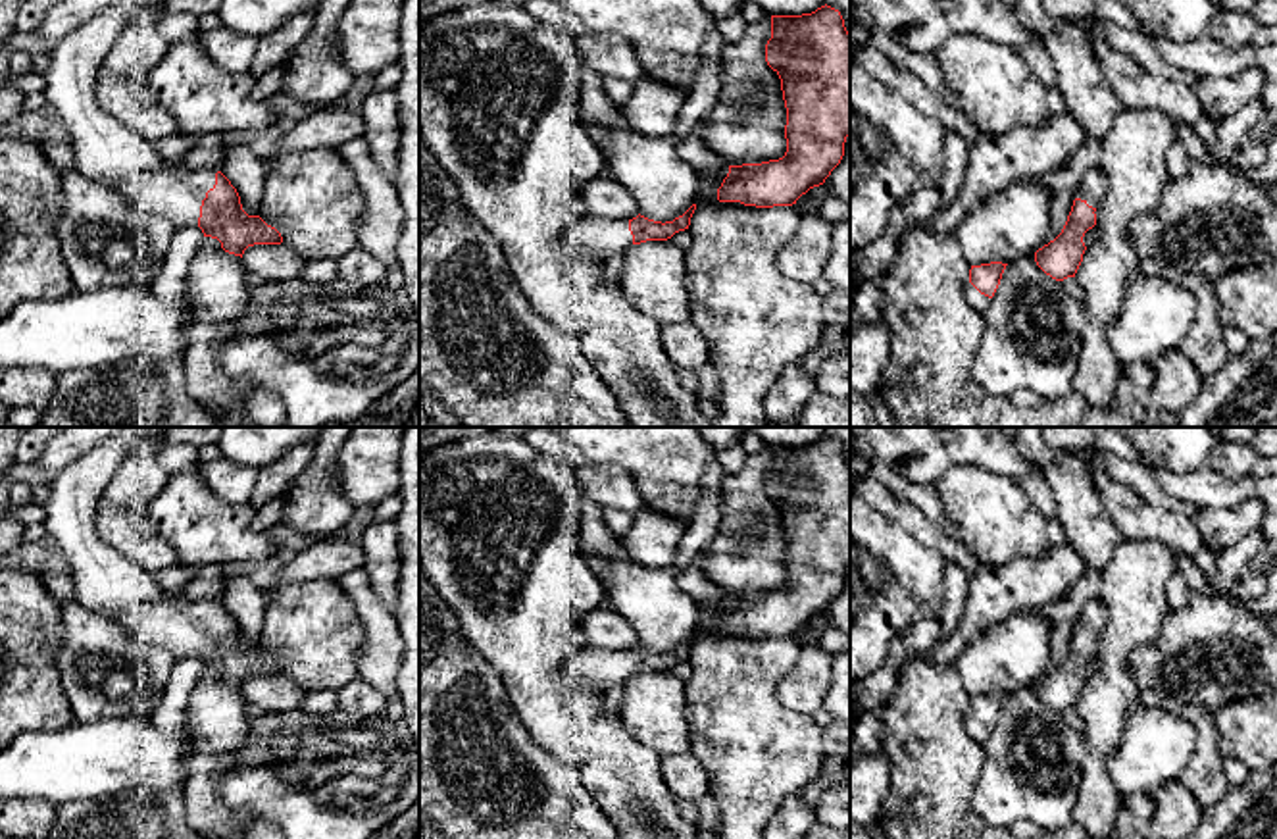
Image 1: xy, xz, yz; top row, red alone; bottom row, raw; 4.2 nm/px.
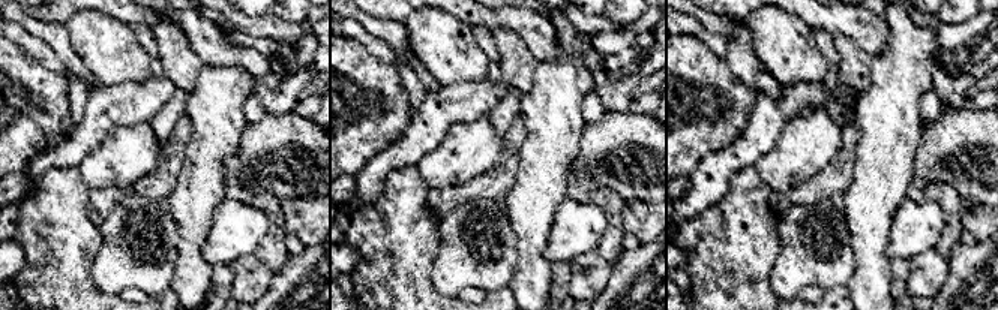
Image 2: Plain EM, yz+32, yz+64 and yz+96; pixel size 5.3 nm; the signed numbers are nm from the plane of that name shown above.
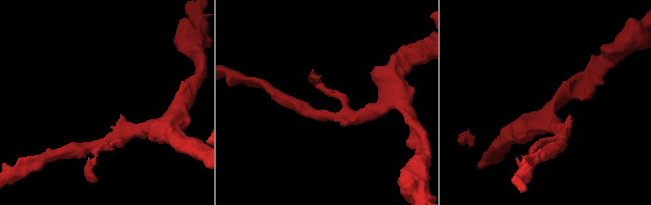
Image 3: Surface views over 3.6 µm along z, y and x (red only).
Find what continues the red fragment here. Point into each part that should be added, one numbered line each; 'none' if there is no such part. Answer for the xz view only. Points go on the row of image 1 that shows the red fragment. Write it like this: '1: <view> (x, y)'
1: xz (600, 239)

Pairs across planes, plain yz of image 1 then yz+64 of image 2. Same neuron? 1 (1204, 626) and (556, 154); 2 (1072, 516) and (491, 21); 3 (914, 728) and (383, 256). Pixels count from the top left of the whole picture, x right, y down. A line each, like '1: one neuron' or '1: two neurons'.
1: two neurons
2: two neurons
3: one neuron

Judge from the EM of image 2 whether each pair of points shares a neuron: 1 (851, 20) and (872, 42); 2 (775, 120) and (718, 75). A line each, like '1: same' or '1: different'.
1: same
2: different

